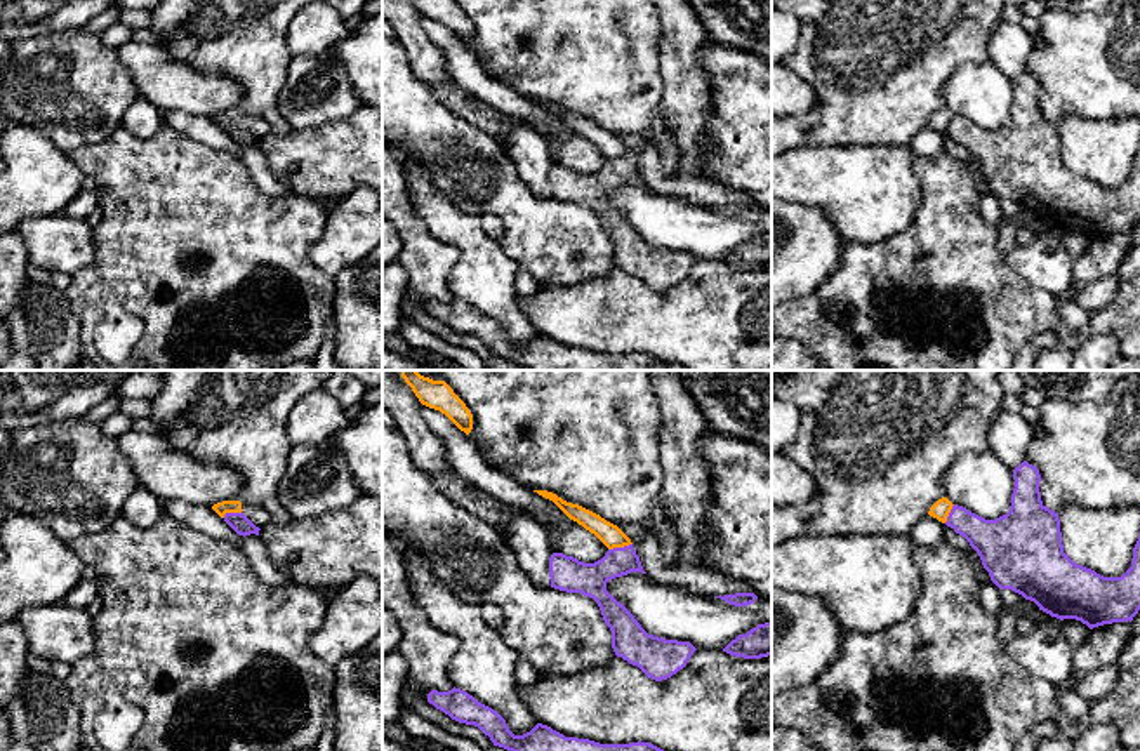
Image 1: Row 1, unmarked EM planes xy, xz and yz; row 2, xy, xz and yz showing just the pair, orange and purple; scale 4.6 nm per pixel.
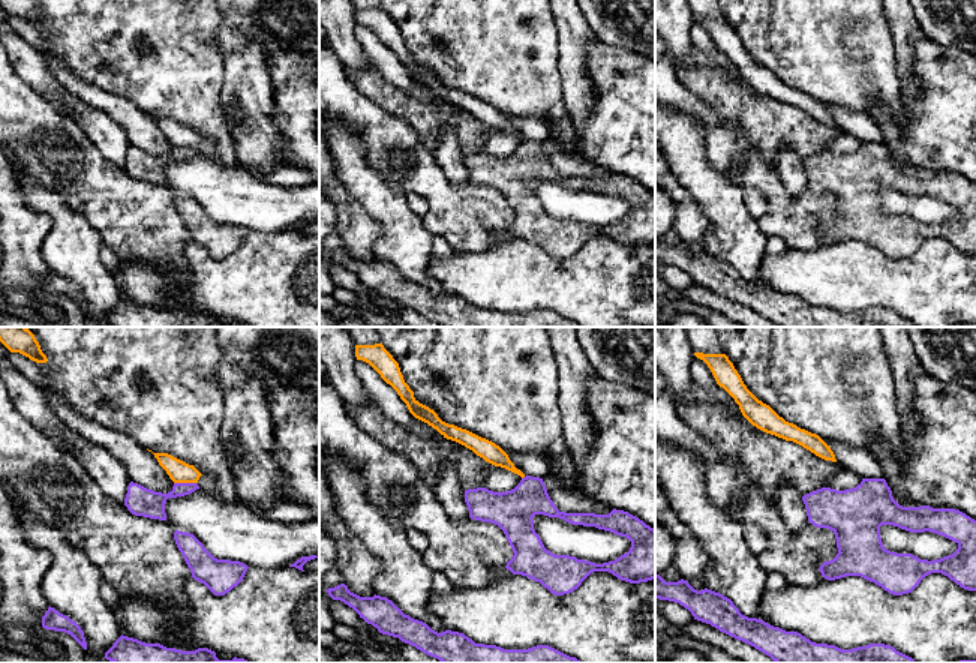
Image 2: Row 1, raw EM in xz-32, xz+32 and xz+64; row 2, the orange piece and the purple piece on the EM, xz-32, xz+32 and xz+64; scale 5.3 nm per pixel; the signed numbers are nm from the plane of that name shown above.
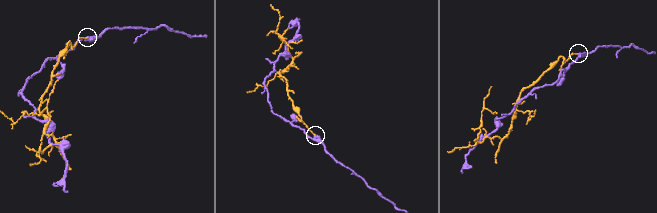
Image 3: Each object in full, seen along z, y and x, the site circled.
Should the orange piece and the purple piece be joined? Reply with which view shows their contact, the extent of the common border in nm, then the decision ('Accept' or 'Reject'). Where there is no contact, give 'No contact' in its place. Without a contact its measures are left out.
Touches orange in xz. Shared border 120 nm. Reject

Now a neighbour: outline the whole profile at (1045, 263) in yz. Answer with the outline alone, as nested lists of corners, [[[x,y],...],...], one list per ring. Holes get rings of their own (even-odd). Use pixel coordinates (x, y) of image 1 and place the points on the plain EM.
[[[1057,228],[1034,236],[1027,245],[1015,245],[1003,261],[1027,283],[1055,297],[1067,292],[1074,280],[1074,259]]]

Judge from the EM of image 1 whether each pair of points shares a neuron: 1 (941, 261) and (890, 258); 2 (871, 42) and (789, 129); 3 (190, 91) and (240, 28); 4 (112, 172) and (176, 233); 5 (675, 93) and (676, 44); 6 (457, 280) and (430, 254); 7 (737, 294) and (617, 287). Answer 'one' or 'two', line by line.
1: one
2: one
3: two
4: one
5: one
6: two
7: one

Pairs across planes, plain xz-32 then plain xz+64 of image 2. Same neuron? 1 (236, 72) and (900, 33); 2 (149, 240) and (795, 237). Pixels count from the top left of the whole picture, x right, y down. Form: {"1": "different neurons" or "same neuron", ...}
{"1": "same neuron", "2": "same neuron"}

